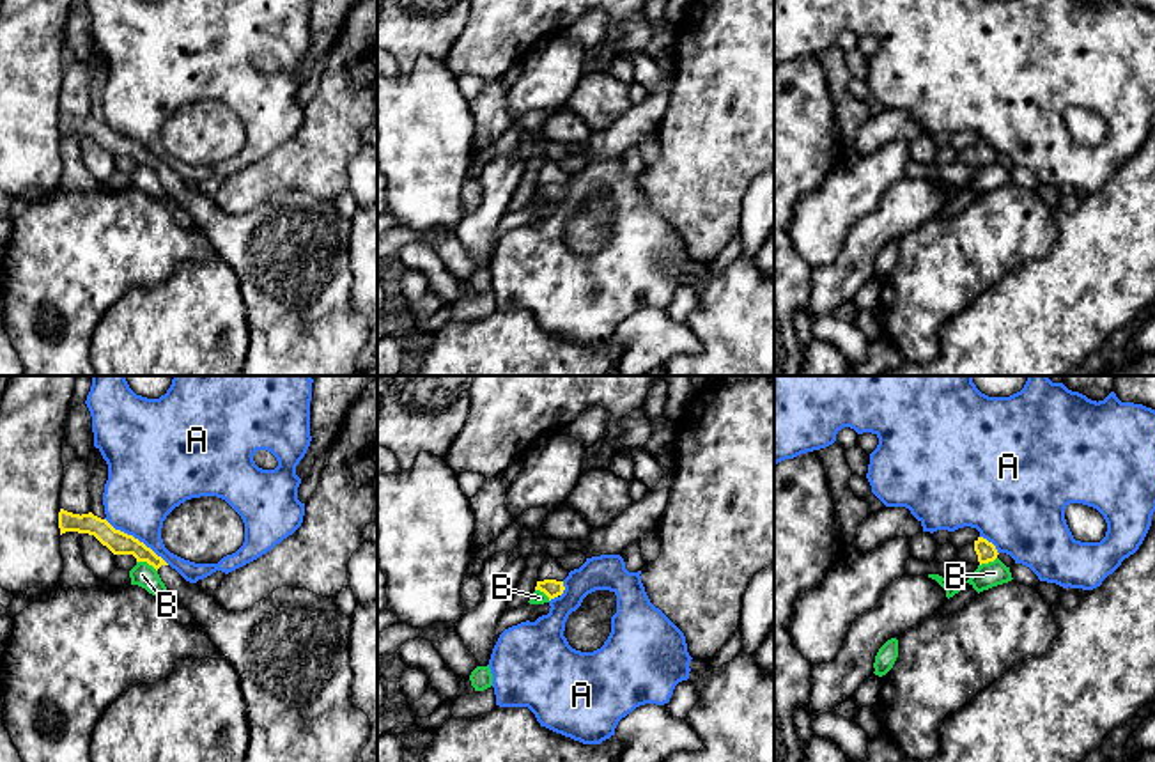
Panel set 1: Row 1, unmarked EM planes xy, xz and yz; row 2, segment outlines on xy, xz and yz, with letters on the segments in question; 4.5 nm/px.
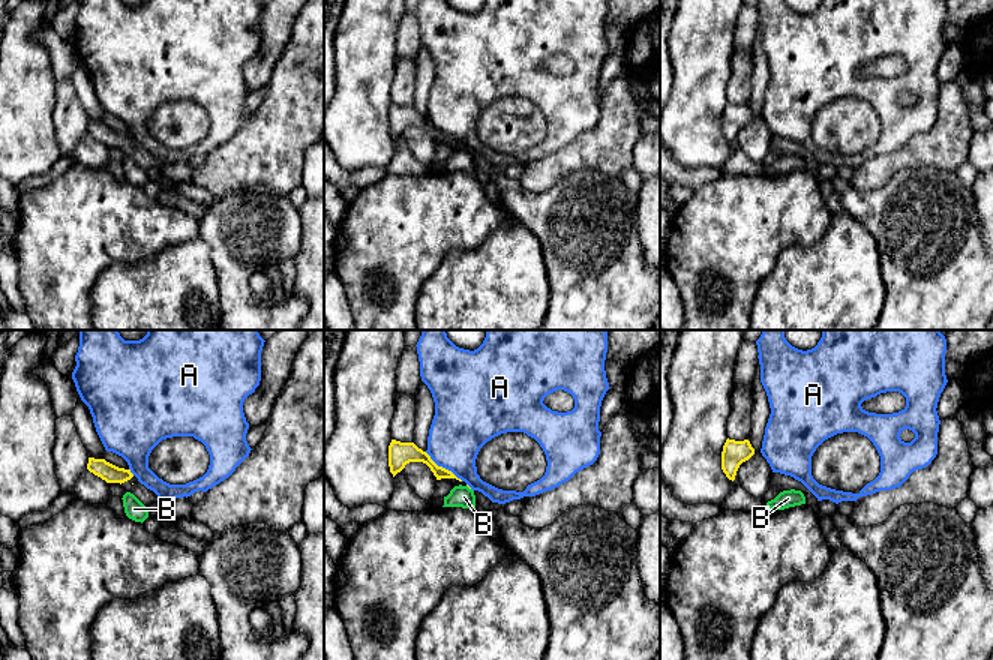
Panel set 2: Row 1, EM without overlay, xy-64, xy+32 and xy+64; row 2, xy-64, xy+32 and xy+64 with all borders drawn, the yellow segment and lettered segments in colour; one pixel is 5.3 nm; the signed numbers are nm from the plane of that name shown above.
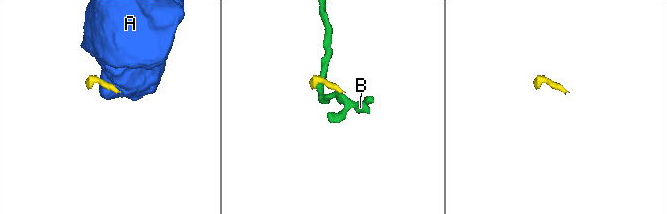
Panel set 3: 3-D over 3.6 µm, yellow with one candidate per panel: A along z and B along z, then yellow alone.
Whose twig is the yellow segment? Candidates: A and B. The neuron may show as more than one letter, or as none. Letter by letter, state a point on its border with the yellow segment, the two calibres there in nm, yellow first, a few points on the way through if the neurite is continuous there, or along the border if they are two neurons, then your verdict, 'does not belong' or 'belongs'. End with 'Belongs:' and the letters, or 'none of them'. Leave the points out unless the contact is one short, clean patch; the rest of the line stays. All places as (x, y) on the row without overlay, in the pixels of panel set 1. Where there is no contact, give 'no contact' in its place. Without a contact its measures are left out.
A: contact xy (137, 142); calibres 110 and 340 nm; border xy (105, 121), (116, 132), (142, 144), (169, 167); does not belong
B: contact xy (147, 165); calibres 110 and 110 nm; border xy (137, 163), (146, 163), (156, 174); does not belong
Belongs: none of them

